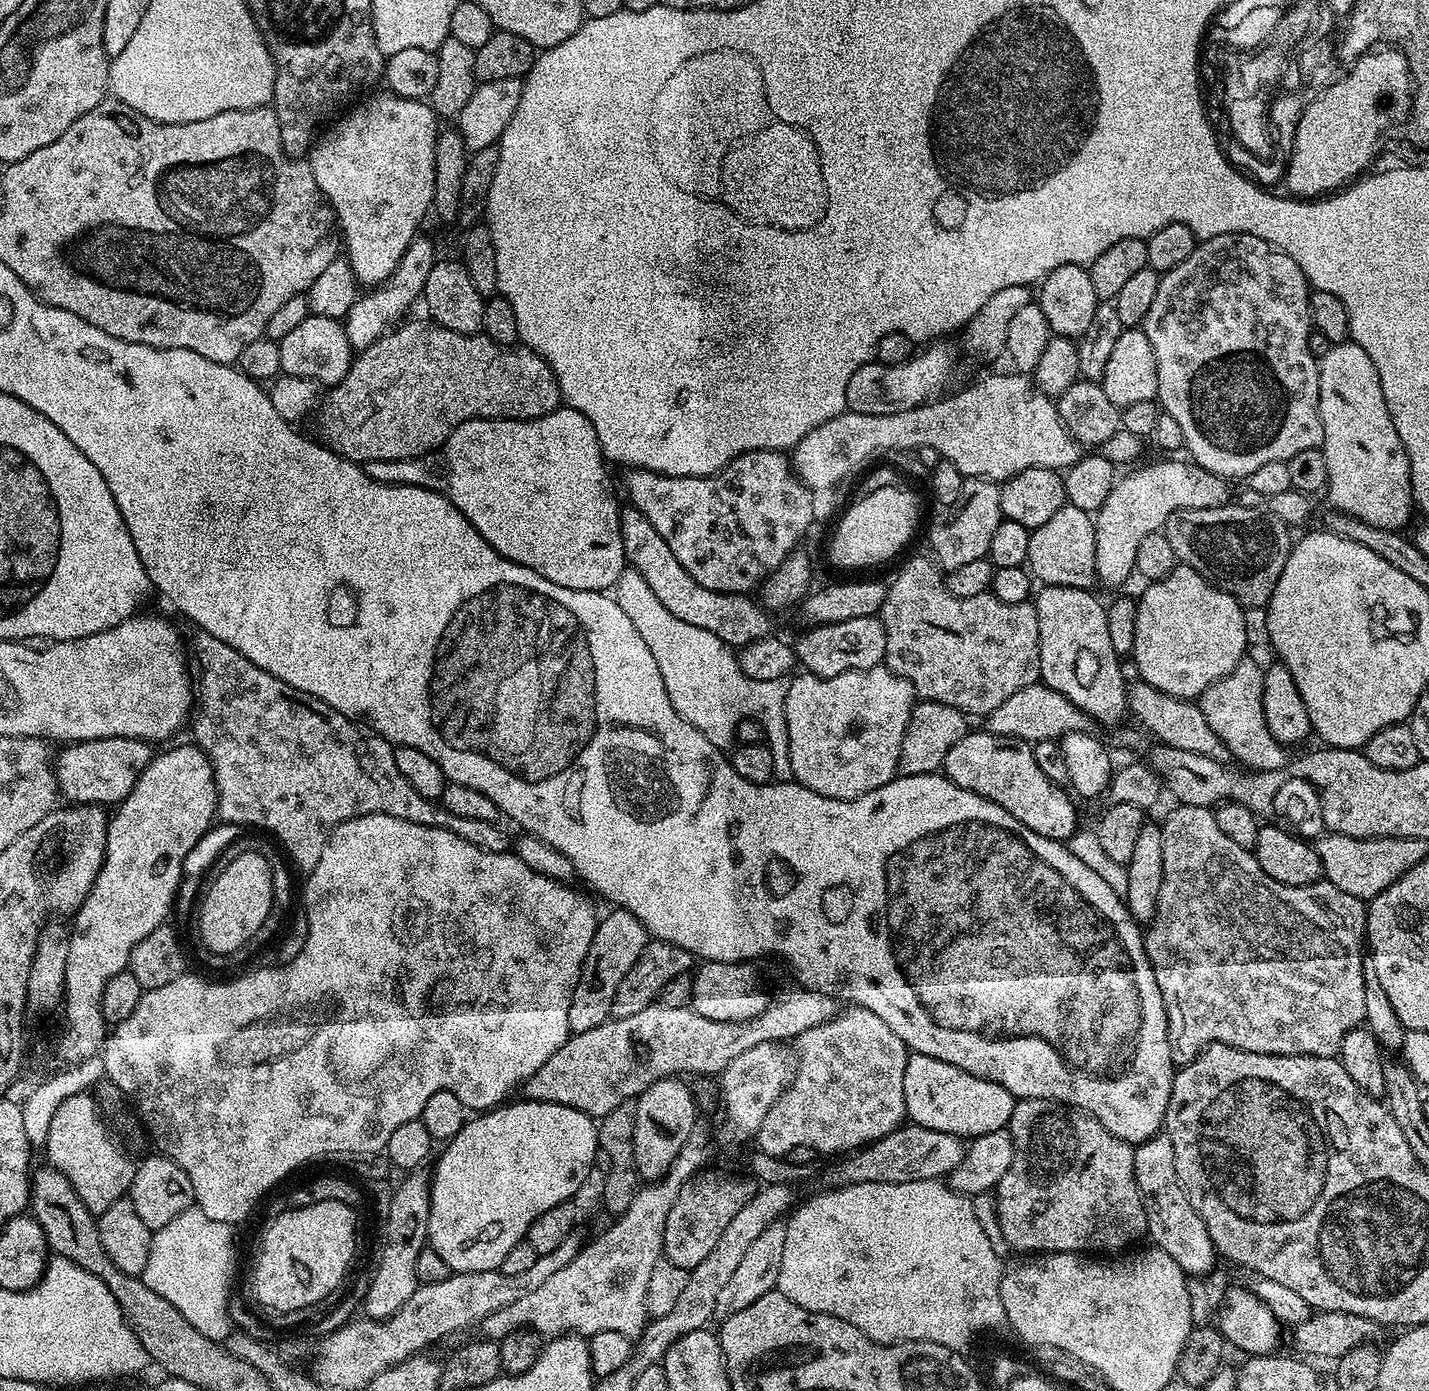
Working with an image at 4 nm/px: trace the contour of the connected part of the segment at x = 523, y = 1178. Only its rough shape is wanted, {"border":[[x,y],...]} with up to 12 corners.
{"border":[[505,1103],[431,1169],[427,1243],[497,1271],[593,1175],[598,1124]]}

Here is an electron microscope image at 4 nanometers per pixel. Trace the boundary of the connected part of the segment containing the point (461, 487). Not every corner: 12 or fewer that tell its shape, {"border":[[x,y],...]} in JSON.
{"border":[[590,418],[467,420],[363,465],[570,590],[626,567]]}

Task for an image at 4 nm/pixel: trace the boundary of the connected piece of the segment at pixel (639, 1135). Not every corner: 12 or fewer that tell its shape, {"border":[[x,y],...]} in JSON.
{"border":[[680,1080],[635,1099],[634,1162],[641,1181],[667,1174],[697,1127]]}

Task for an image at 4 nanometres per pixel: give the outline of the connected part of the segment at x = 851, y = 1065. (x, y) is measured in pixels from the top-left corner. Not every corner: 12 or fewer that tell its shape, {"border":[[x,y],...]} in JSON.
{"border":[[865,1008],[797,1036],[754,1143],[848,1154],[905,1123],[910,1053]]}

